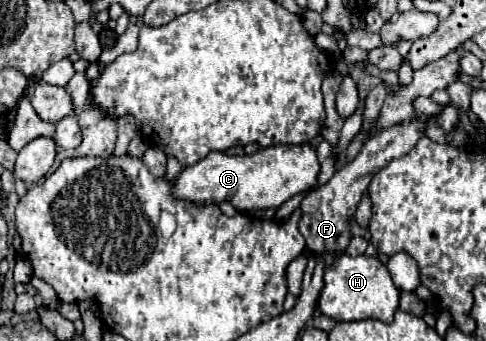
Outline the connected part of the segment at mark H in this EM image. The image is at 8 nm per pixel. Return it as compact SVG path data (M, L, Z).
M343 253L323 273L323 289L317 301L315 313L327 315L333 321L361 321L361 319L379 319L385 323L393 321L393 313L399 305L399 289L393 285L387 267L367 255L351 257Z

